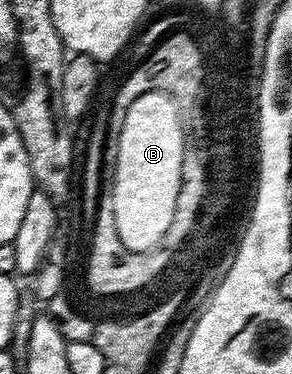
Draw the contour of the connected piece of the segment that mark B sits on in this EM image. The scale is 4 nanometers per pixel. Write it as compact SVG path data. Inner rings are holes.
M165 92L141 94L133 102L121 126L120 142L117 146L116 166L113 169L113 213L121 242L129 251L147 254L162 245L163 236L169 230L181 190L184 168L185 131L179 121L181 109L172 96Z

